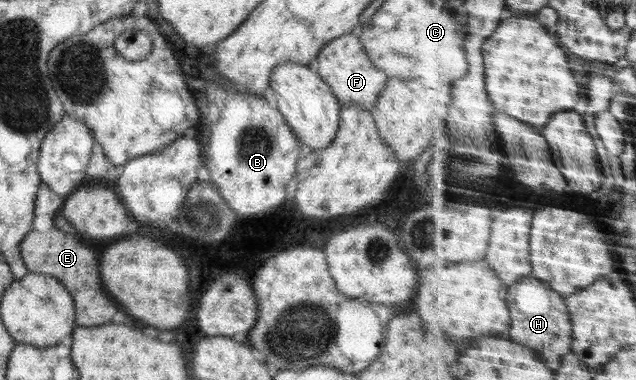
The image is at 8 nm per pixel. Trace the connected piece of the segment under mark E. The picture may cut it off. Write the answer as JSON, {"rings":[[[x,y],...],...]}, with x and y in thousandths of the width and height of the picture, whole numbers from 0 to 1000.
{"rings":[[[83,595],[69,613],[49,603],[31,639],[33,674],[44,713],[77,721],[108,763],[118,792],[118,858],[156,858],[175,847],[187,805],[162,774],[153,668],[137,653],[121,616],[102,613]]]}

